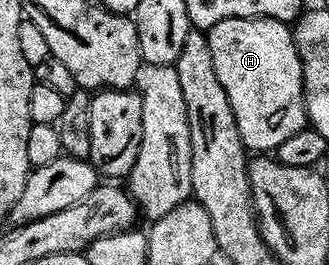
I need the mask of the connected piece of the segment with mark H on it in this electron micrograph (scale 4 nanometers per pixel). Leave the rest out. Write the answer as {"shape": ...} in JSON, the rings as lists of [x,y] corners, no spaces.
{"shape":[[[268,17],[221,19],[221,23],[206,30],[206,35],[217,79],[221,79],[221,87],[225,87],[229,107],[233,107],[233,115],[237,119],[237,131],[241,131],[241,139],[248,150],[274,151],[285,139],[308,128],[307,108],[303,98],[303,68],[295,46],[295,34],[288,22]]]}

